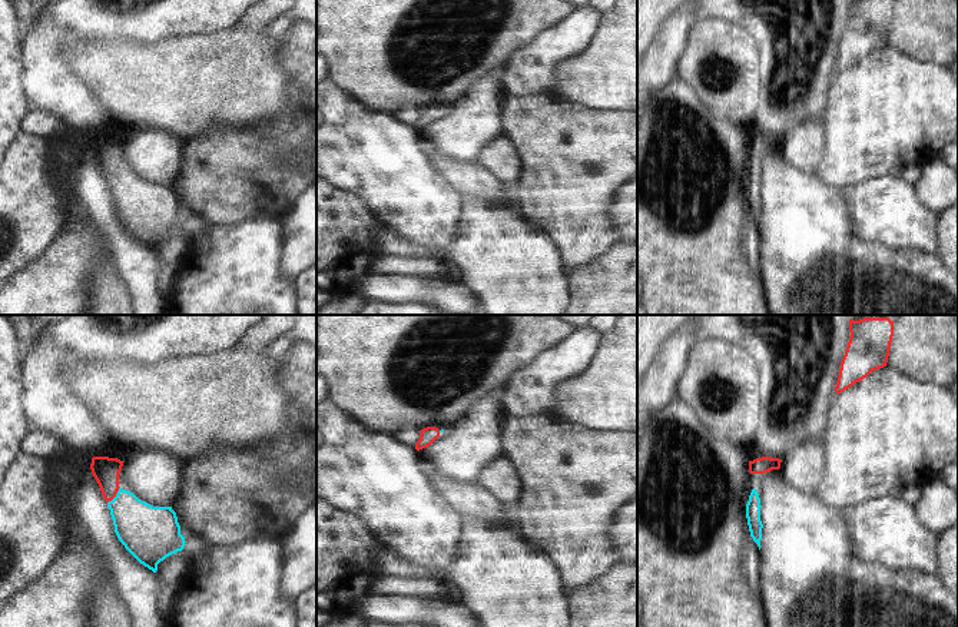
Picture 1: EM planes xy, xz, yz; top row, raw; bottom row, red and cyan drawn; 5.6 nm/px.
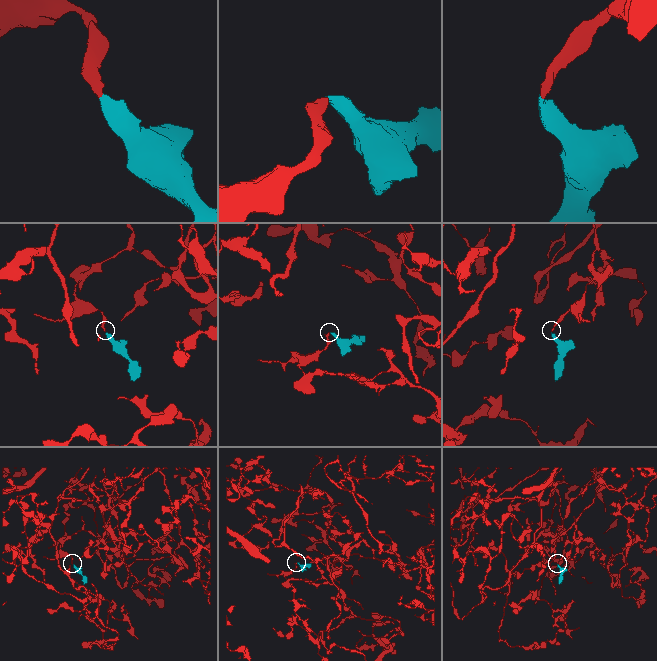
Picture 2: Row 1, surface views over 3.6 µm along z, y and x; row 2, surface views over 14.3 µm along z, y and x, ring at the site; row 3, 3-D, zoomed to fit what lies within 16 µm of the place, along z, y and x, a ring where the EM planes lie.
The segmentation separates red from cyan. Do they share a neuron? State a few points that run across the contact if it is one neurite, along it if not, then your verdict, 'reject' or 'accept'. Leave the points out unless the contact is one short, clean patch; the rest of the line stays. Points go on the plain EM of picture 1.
line xy (105, 149), (109, 168), (115, 175), (143, 209); accept

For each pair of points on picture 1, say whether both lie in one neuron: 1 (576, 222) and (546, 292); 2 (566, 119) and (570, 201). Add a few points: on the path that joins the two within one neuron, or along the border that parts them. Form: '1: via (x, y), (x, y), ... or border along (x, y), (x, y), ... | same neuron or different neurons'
1: border along (543, 229), (559, 251), (562, 265), (567, 274) | different neurons
2: via (570, 139), (570, 181) | same neuron

